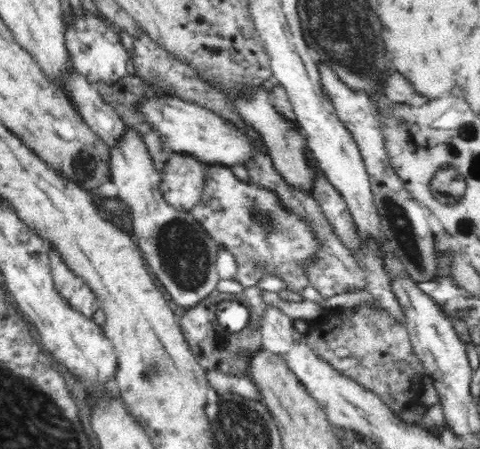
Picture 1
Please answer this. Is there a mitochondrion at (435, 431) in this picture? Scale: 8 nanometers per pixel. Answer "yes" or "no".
no

